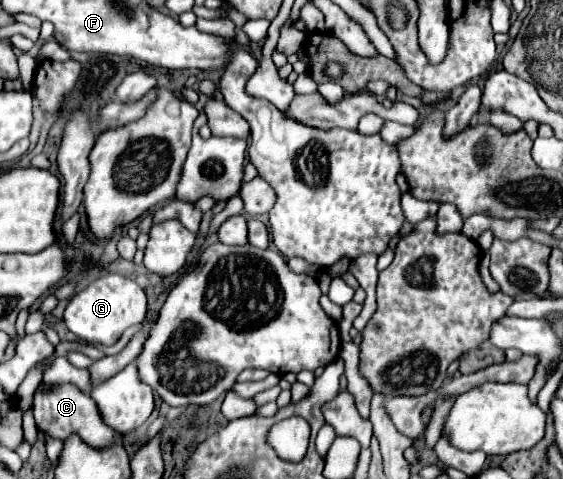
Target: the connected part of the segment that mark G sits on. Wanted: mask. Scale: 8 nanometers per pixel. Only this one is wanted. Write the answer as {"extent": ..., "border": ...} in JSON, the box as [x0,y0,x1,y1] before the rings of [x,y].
{"extent":[63,274,147,346],"border":[[[107,274],[93,280],[85,290],[77,292],[63,314],[65,326],[87,344],[113,346],[121,334],[135,324],[141,324],[147,314],[147,296],[145,292],[129,278],[121,274]]]}

